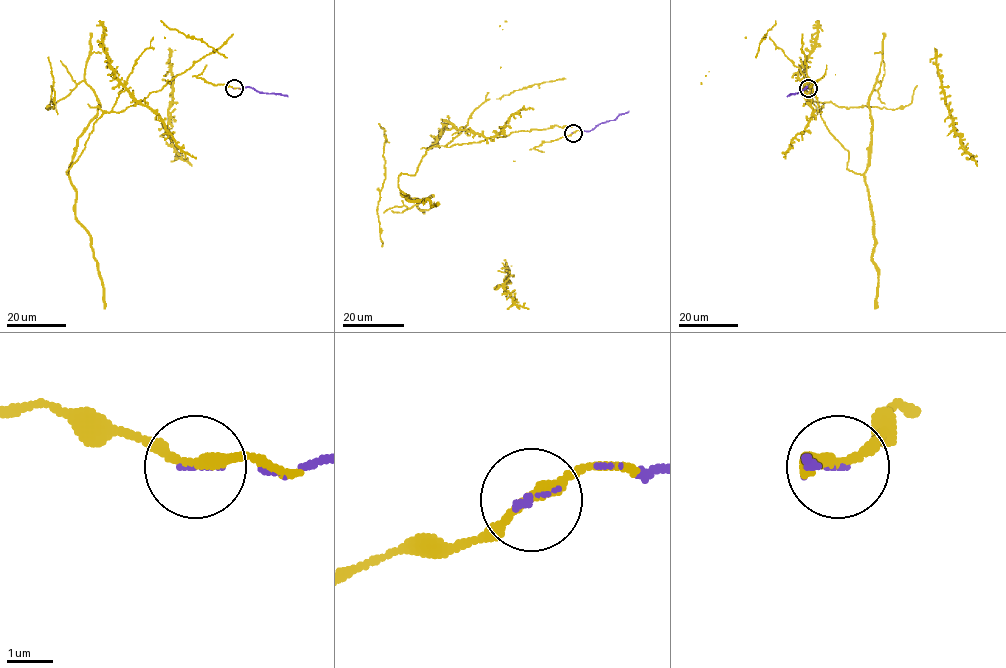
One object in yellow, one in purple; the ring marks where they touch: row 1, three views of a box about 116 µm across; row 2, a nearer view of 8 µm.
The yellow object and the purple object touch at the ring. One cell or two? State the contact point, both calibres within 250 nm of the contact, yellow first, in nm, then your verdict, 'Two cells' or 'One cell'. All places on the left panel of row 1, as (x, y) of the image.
Place: (234, 88). Thickness 240 nm (yellow) against 100 nm. One cell

